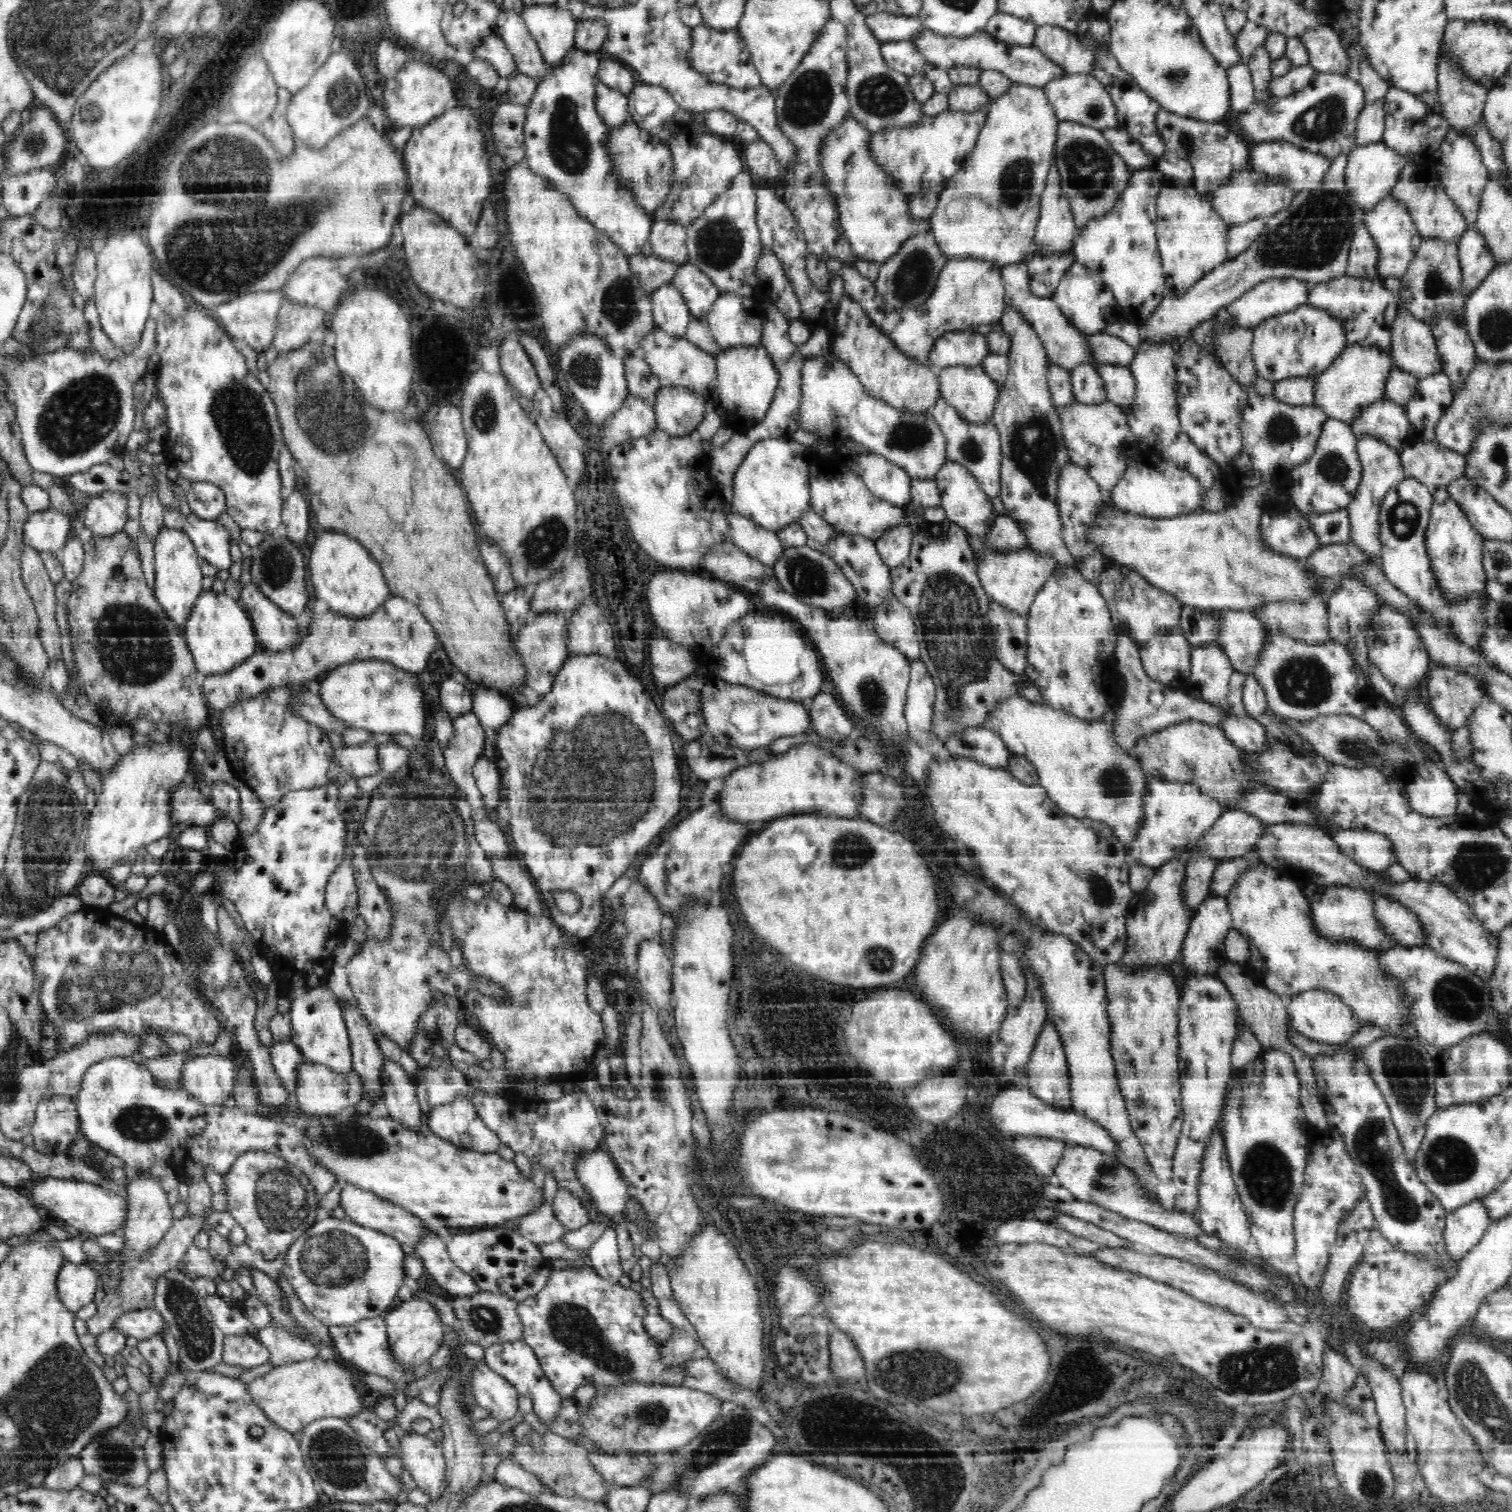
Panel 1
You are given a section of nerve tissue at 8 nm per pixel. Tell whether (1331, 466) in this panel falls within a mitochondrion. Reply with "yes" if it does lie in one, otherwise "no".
yes

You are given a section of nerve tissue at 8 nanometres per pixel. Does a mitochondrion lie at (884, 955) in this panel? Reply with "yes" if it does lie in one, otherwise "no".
yes

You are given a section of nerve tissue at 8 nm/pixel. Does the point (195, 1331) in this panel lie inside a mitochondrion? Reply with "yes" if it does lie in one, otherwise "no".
yes

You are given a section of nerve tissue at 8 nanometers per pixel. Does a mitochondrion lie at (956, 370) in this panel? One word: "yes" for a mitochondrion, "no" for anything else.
no

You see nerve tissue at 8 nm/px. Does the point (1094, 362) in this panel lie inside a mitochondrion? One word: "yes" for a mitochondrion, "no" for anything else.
no

